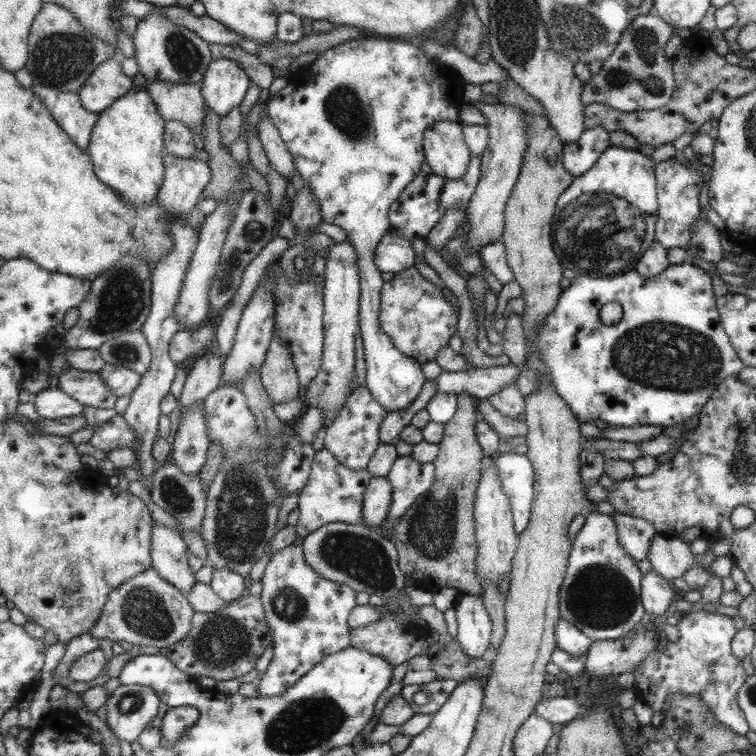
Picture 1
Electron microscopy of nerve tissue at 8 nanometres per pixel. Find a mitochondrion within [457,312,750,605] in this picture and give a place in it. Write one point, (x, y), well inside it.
(661, 354)

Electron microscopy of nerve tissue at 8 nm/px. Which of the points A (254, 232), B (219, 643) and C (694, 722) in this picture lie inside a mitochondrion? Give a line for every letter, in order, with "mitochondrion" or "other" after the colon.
A: mitochondrion
B: mitochondrion
C: other

